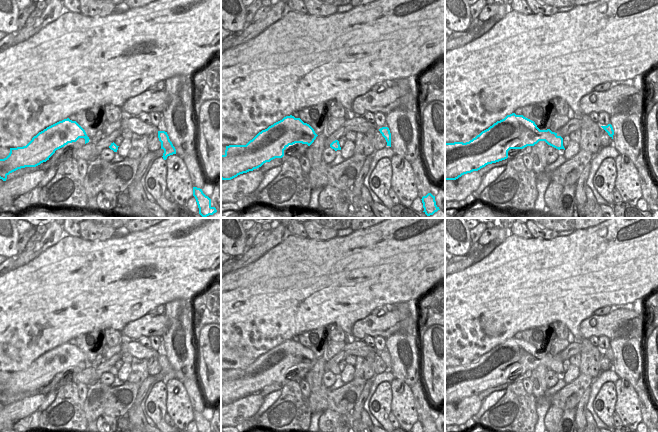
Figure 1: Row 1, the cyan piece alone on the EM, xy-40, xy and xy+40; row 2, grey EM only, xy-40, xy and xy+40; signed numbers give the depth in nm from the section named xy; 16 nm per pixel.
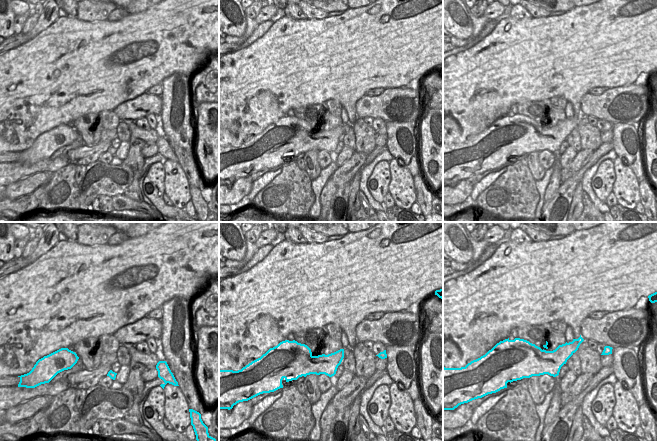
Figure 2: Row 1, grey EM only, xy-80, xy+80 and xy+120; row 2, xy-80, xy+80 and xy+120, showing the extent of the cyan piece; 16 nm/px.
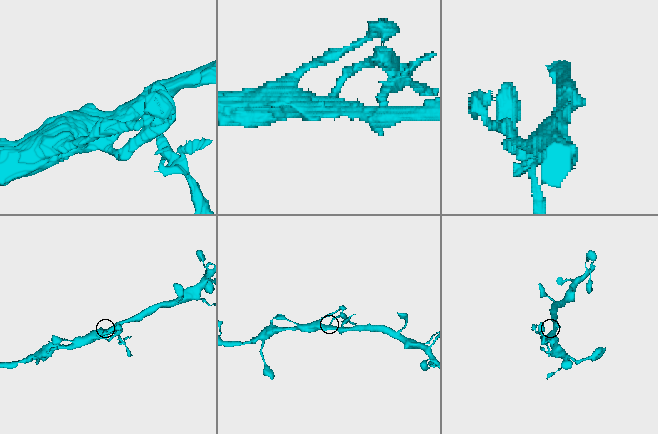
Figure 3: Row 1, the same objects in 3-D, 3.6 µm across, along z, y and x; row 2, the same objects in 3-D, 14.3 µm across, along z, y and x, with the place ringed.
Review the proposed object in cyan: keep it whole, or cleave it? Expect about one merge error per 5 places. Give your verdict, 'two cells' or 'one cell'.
two cells

